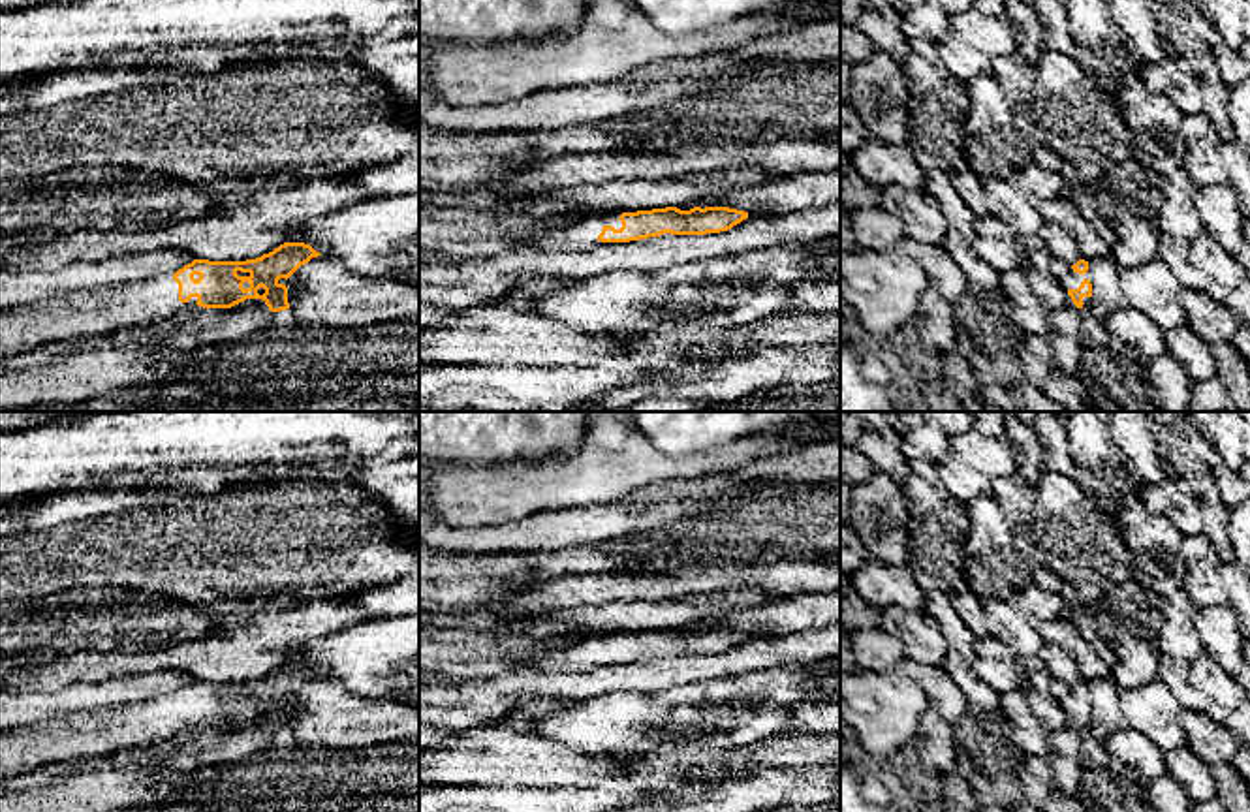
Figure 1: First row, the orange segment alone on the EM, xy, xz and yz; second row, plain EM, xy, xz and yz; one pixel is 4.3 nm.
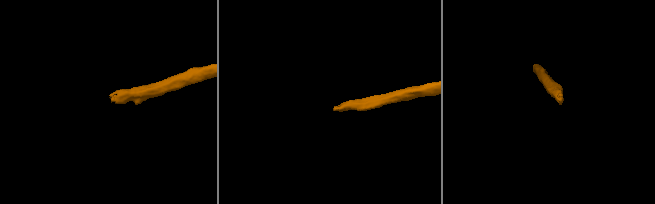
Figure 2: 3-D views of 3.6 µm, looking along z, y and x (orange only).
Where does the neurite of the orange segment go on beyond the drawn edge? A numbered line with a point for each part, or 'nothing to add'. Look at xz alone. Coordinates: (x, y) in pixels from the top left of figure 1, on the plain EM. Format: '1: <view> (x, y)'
1: xz (579, 656)

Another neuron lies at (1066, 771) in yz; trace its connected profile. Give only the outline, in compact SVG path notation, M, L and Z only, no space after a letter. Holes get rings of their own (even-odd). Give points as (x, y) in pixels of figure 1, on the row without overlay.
M1075 727L1053 731L1049 737L1049 756L1053 765L1055 789L1064 795L1079 793L1081 765L1079 765L1081 735Z

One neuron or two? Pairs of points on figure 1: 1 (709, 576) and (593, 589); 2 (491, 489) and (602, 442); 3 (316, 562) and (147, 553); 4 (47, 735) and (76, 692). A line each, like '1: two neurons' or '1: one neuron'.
1: one neuron
2: one neuron
3: one neuron
4: two neurons

